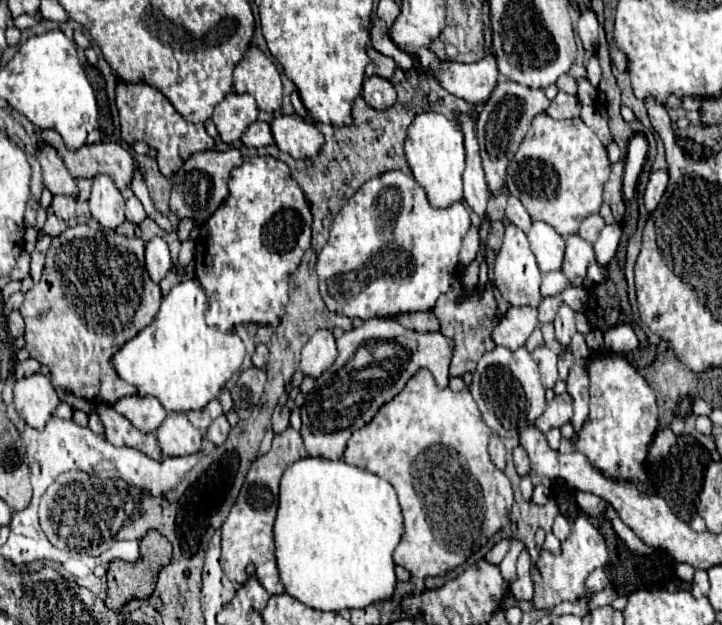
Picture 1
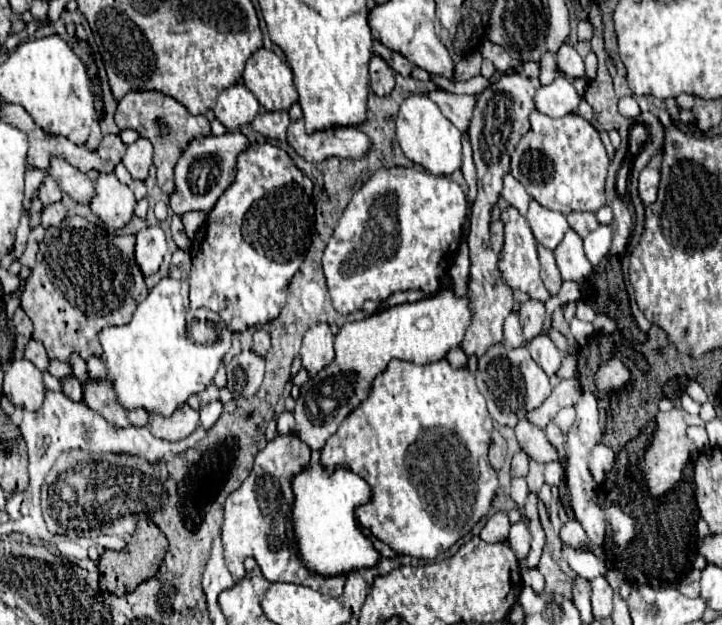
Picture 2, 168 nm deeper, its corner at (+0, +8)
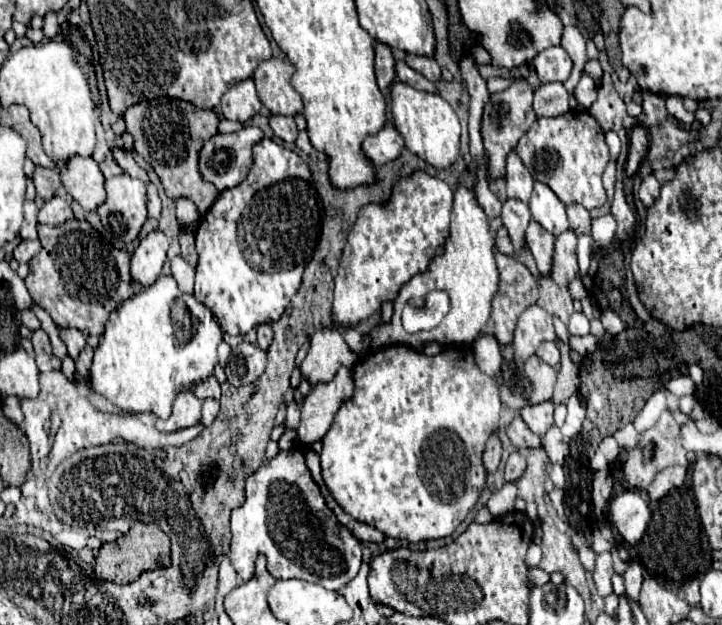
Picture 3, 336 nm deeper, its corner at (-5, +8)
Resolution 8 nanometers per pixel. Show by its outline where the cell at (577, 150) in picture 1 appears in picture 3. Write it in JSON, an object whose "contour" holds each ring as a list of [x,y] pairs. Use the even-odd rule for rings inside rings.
{"contour":[[[573,109],[559,117],[537,117],[531,129],[519,139],[515,151],[533,179],[549,185],[565,205],[579,203],[589,211],[605,205],[607,193],[601,175],[609,161],[609,149],[603,129],[587,111]]]}

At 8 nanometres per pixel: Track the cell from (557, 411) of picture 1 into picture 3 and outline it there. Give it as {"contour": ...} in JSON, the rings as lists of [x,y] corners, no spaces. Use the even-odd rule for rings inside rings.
{"contour":[[[545,401],[545,403],[539,403],[539,405],[523,407],[521,417],[533,433],[543,437],[549,431],[549,427],[553,425],[553,409],[555,409],[553,401]]]}

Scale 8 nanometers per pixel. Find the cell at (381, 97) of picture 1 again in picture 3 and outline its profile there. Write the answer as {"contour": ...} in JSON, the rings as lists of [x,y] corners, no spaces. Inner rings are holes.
{"contour":[[[385,43],[375,45],[375,75],[381,91],[389,89],[389,85],[395,79],[395,59],[391,49]]]}

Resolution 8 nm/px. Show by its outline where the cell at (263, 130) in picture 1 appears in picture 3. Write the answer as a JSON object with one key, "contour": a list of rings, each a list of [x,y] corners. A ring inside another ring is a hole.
{"contour":[[[271,115],[269,125],[273,129],[273,133],[283,139],[285,143],[293,143],[297,139],[297,125],[293,121],[293,117],[285,117],[285,115]]]}

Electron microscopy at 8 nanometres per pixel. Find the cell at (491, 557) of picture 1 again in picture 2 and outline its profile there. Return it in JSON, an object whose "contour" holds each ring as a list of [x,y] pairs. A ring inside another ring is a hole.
{"contour":[[[494,513],[486,525],[480,531],[480,537],[488,543],[498,543],[498,541],[506,541],[508,539],[508,531],[510,531],[510,521],[506,513]]]}

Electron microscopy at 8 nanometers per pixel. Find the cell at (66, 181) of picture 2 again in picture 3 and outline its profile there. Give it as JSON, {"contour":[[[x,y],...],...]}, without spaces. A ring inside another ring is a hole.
{"contour":[[[69,157],[61,167],[61,183],[65,191],[85,209],[95,211],[105,199],[103,173],[91,157]]]}

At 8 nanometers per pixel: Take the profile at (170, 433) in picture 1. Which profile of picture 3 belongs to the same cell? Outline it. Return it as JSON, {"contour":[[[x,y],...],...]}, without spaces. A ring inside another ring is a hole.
{"contour":[[[183,393],[173,403],[169,419],[157,419],[155,427],[163,433],[173,433],[201,423],[201,401],[193,393]]]}

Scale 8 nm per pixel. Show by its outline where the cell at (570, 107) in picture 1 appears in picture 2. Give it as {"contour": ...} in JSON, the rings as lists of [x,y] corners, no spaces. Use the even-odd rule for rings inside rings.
{"contour":[[[558,77],[546,87],[540,87],[534,95],[534,105],[540,113],[548,117],[564,117],[574,113],[578,107],[578,93],[566,77]]]}

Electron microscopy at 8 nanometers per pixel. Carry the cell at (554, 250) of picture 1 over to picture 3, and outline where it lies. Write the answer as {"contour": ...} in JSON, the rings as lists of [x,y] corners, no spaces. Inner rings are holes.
{"contour":[[[539,181],[535,183],[535,189],[533,189],[533,195],[529,201],[529,209],[531,209],[533,219],[543,229],[553,233],[555,237],[569,229],[565,205],[557,199],[557,195],[547,185],[543,185]]]}

